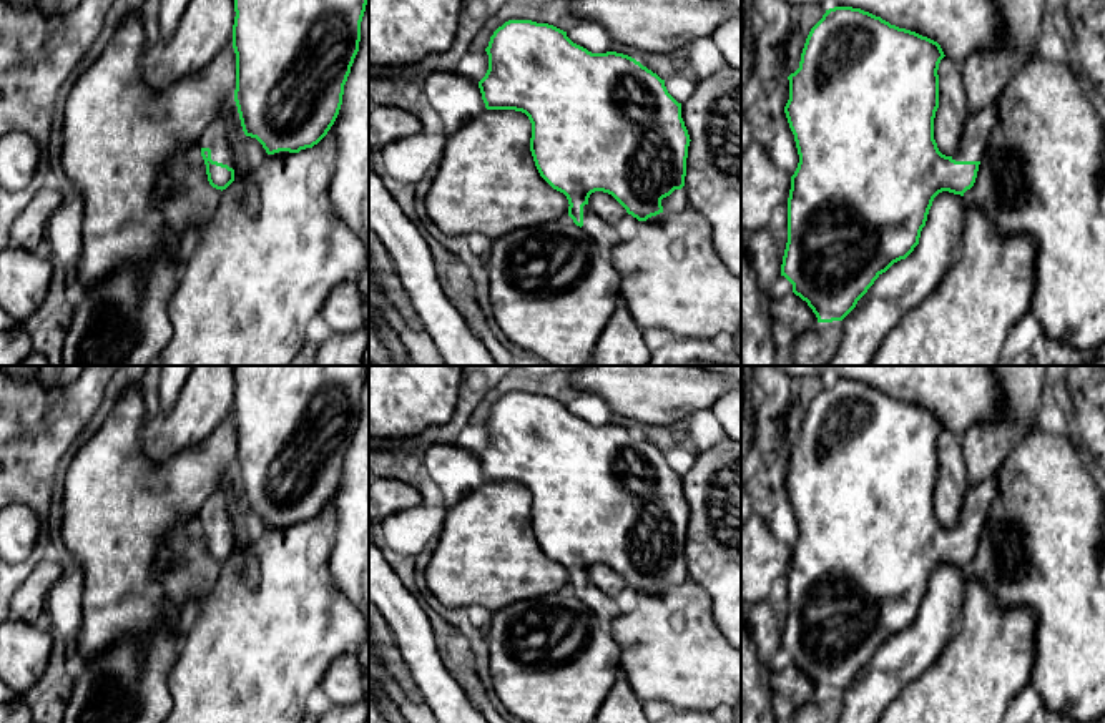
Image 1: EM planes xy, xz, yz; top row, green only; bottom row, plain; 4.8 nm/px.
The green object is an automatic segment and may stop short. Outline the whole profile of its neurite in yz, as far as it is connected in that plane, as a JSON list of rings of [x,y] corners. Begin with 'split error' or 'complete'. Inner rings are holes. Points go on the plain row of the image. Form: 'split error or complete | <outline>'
split error | [[[834,379],[811,401],[799,440],[788,449],[784,485],[799,535],[791,548],[781,648],[808,675],[818,695],[842,693],[882,645],[914,623],[939,565],[964,568],[975,555],[987,512],[999,494],[997,477],[992,474],[970,487],[957,524],[952,529],[942,527],[934,512],[934,490],[939,480],[937,442],[944,429],[940,417],[927,409],[861,381]]]

